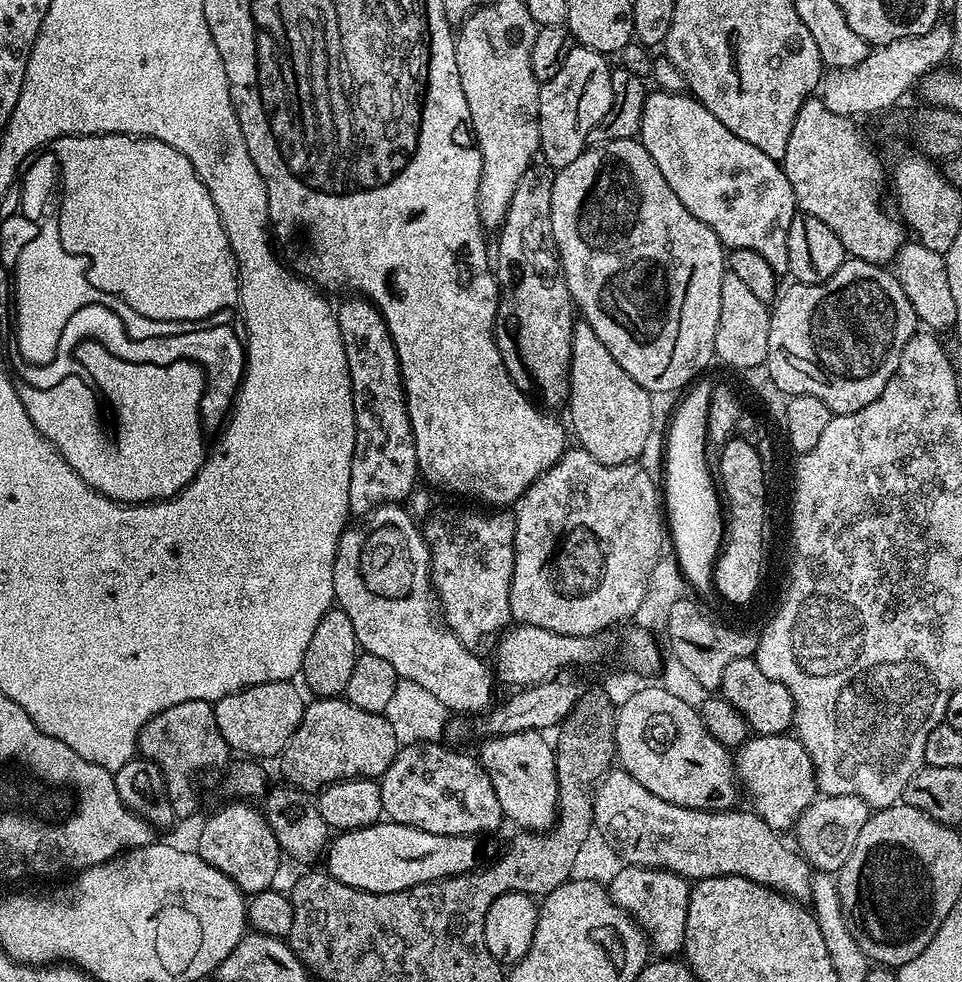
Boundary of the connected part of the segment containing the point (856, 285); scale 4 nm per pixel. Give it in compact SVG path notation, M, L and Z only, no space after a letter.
M848 258L845 259L842 266L838 266L838 270L834 270L834 274L830 274L830 278L826 278L826 282L817 284L792 282L789 285L785 292L783 289L779 293L770 312L770 346L766 363L770 370L770 378L774 378L774 382L778 382L778 390L782 390L790 398L794 396L822 398L822 402L826 402L826 406L837 416L854 414L858 410L862 410L862 406L870 406L870 402L874 402L874 398L878 398L878 394L882 394L882 390L886 390L886 382L890 382L890 378L898 370L898 362L902 358L902 350L906 350L906 342L910 342L912 335L918 331L914 306L910 306L910 298L906 298L895 275L887 267L871 264L865 260Z

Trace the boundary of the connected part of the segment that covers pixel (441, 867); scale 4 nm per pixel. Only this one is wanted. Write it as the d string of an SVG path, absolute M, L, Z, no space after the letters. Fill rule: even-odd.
M377 822L333 835L326 849L326 871L351 888L390 894L473 871L477 867L476 843L475 836L443 836L405 824Z

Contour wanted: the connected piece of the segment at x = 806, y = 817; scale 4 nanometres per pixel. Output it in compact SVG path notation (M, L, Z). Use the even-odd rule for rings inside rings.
M821 795L801 814L795 825L794 832L800 835L800 855L816 872L839 872L846 858L850 858L854 842L858 842L858 834L862 831L862 826L866 826L869 815L869 806L861 796Z

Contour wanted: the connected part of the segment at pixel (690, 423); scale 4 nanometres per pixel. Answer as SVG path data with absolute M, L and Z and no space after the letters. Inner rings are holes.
M704 380L695 381L680 402L668 430L666 444L666 490L664 489L664 506L672 550L676 553L677 567L681 575L690 582L698 592L709 592L714 586L715 562L723 545L724 512L720 494L715 481L710 478L708 460L705 458L705 446L708 438L709 406L713 383Z

